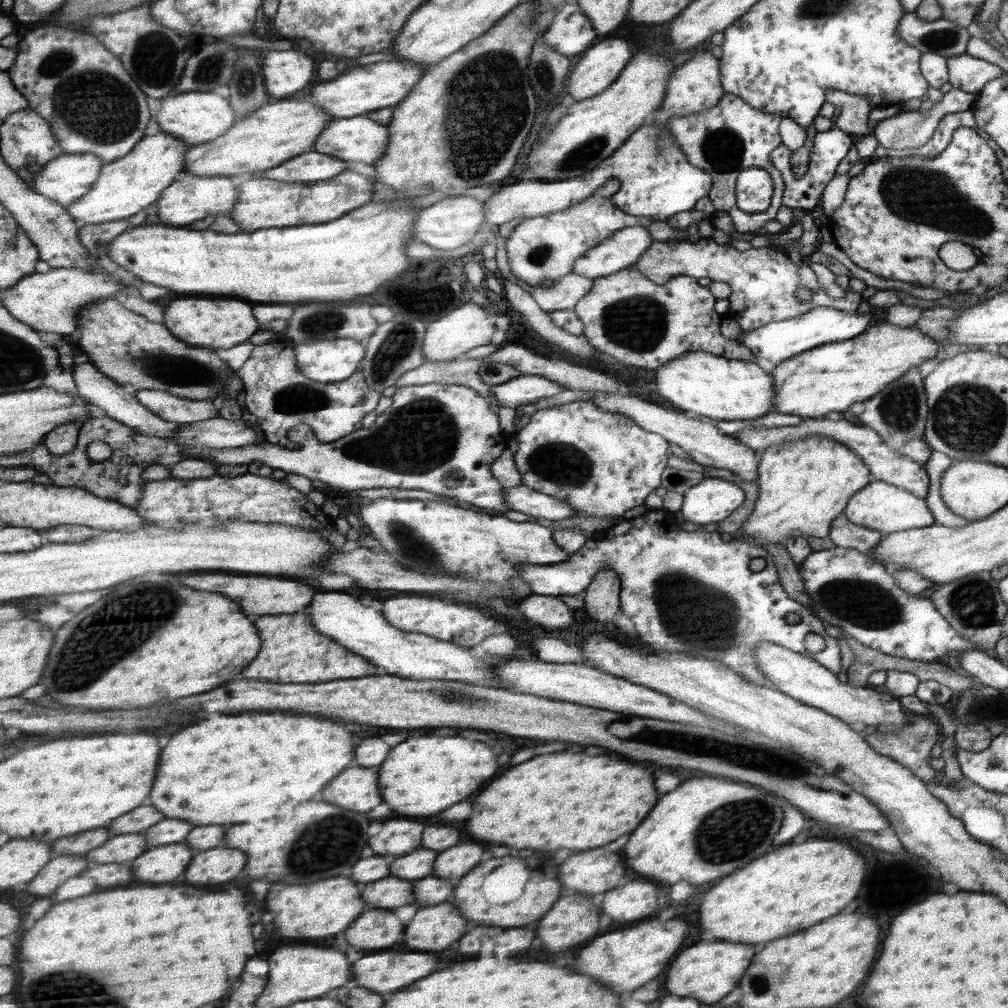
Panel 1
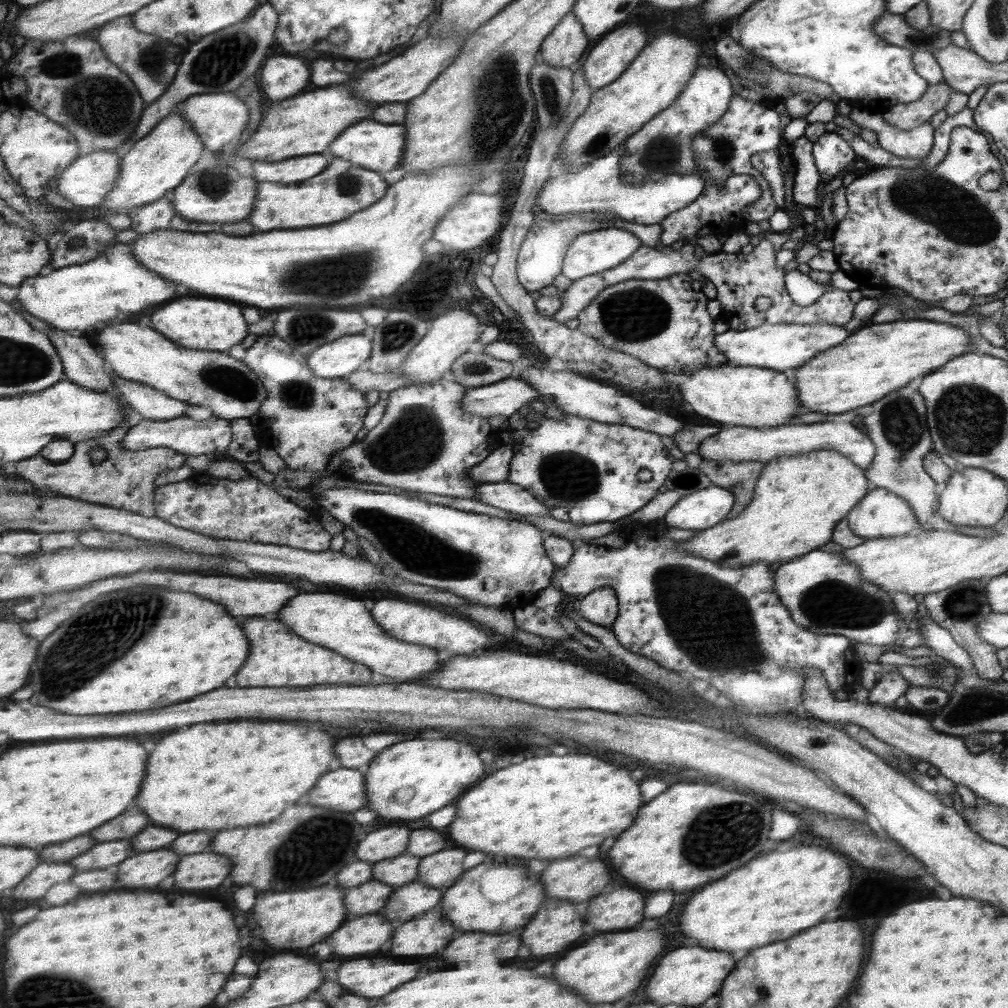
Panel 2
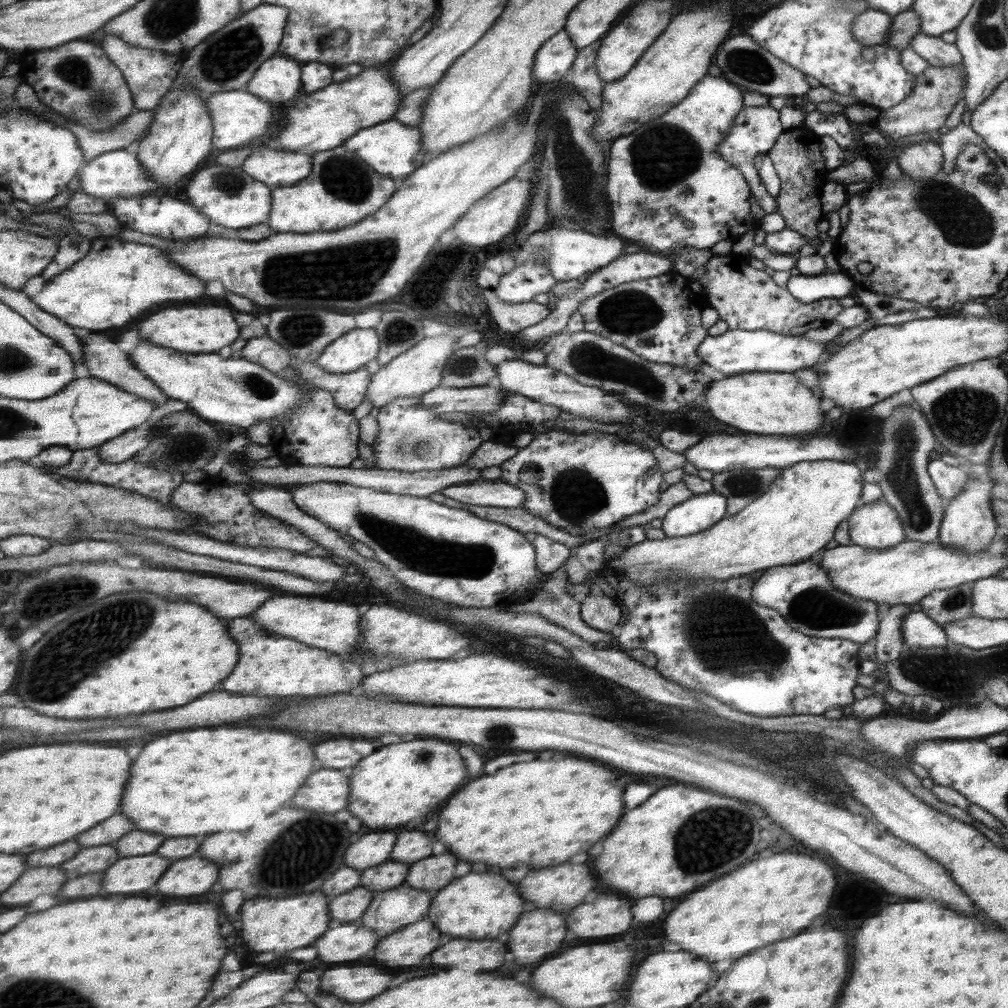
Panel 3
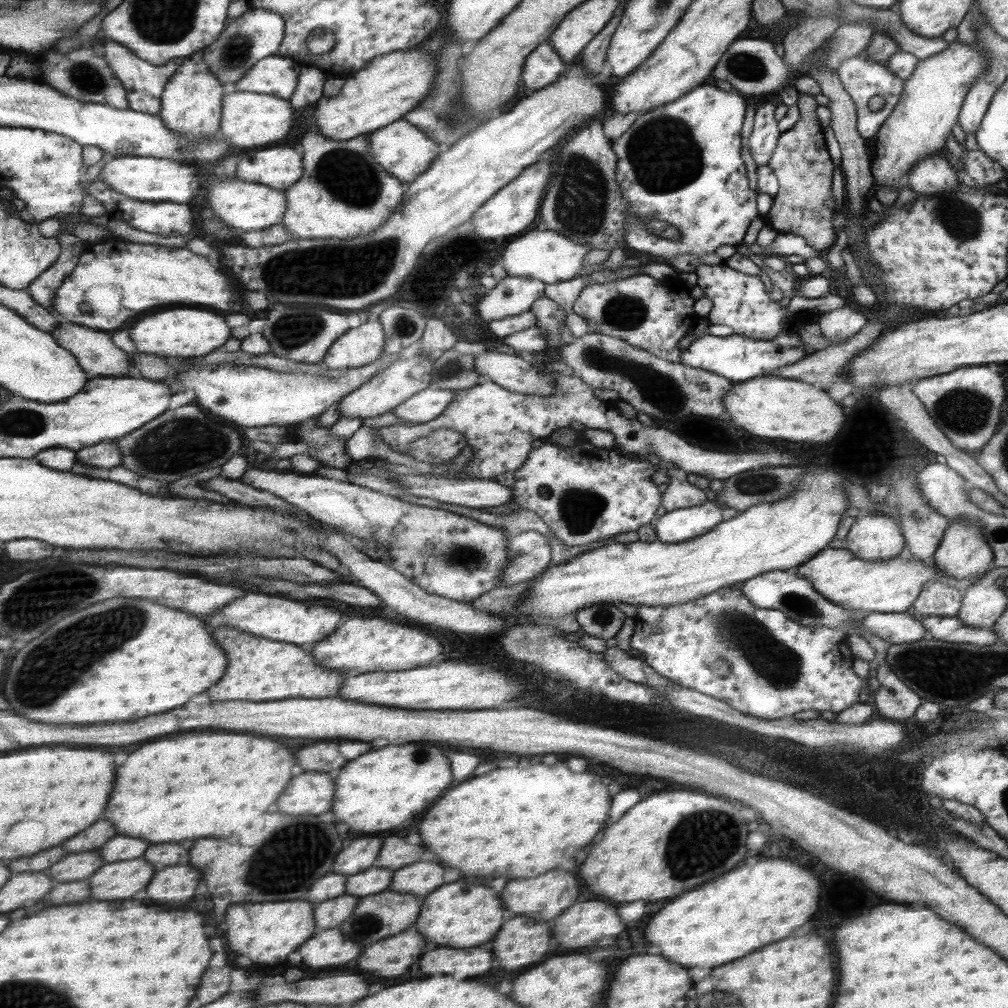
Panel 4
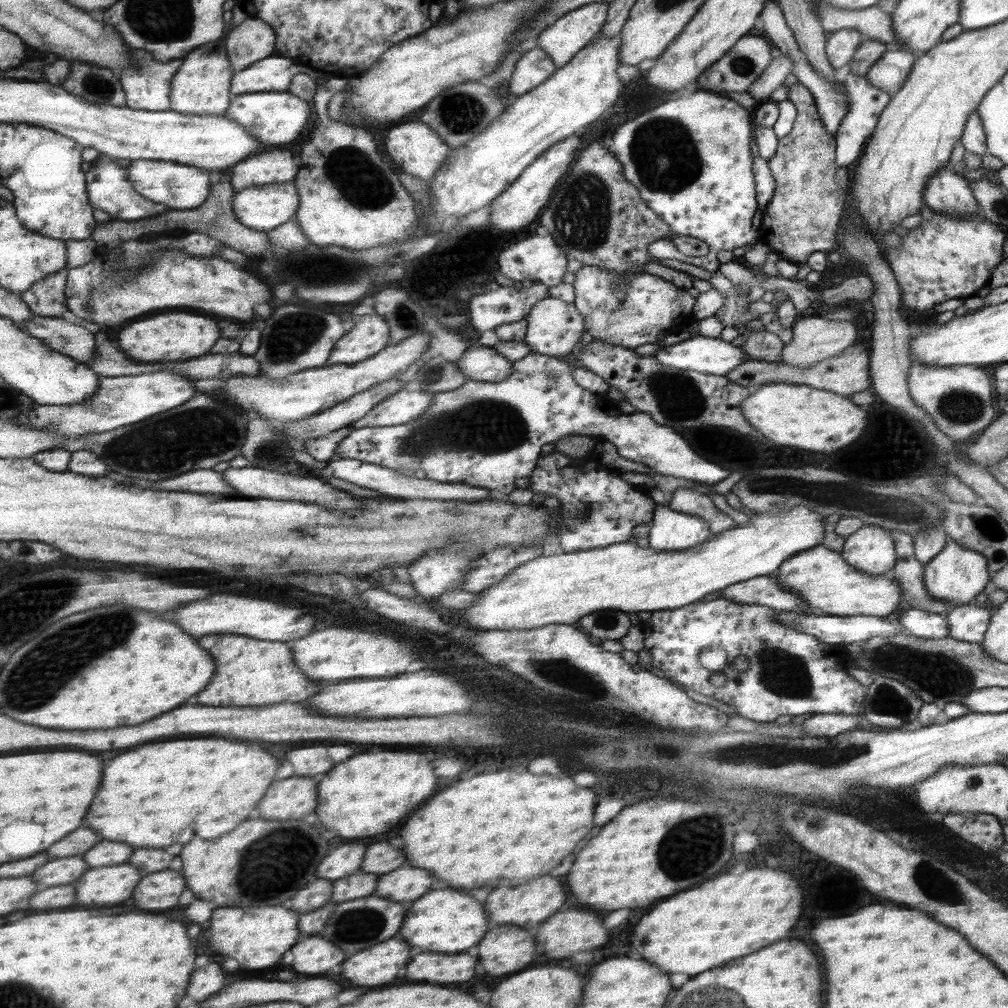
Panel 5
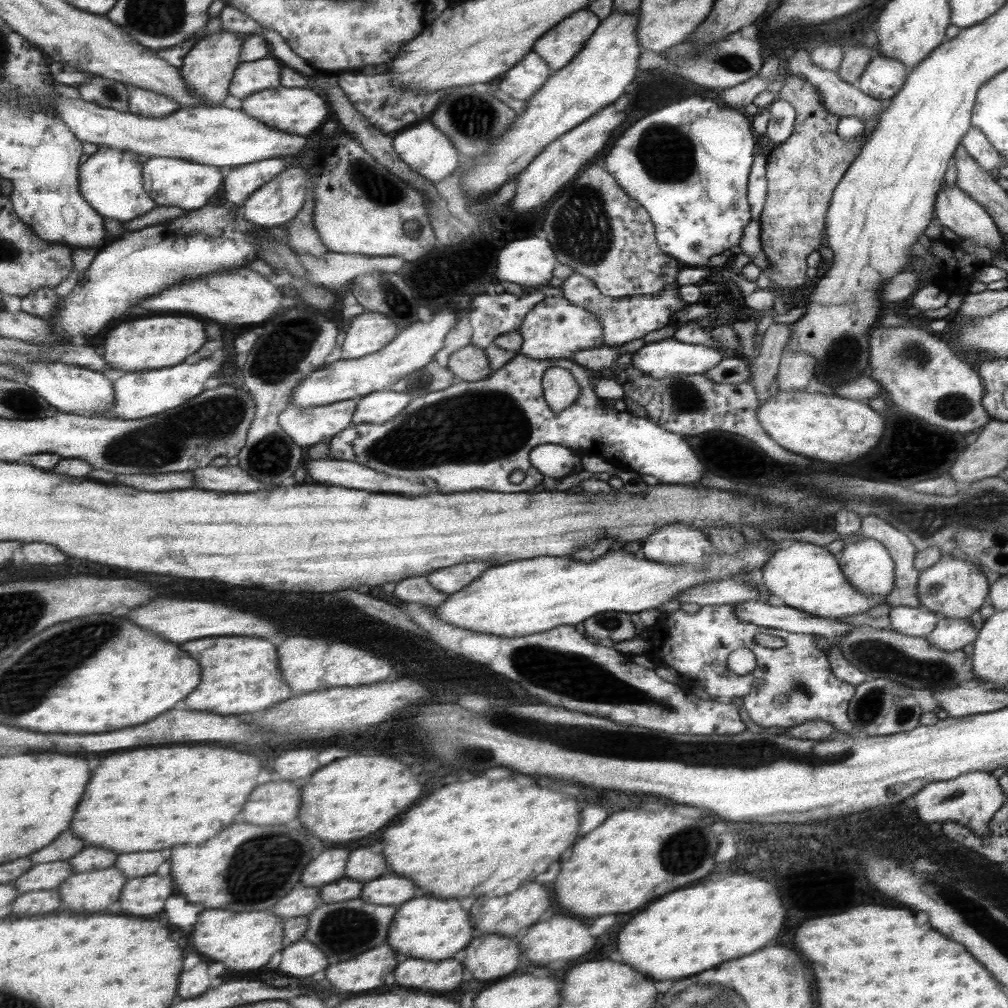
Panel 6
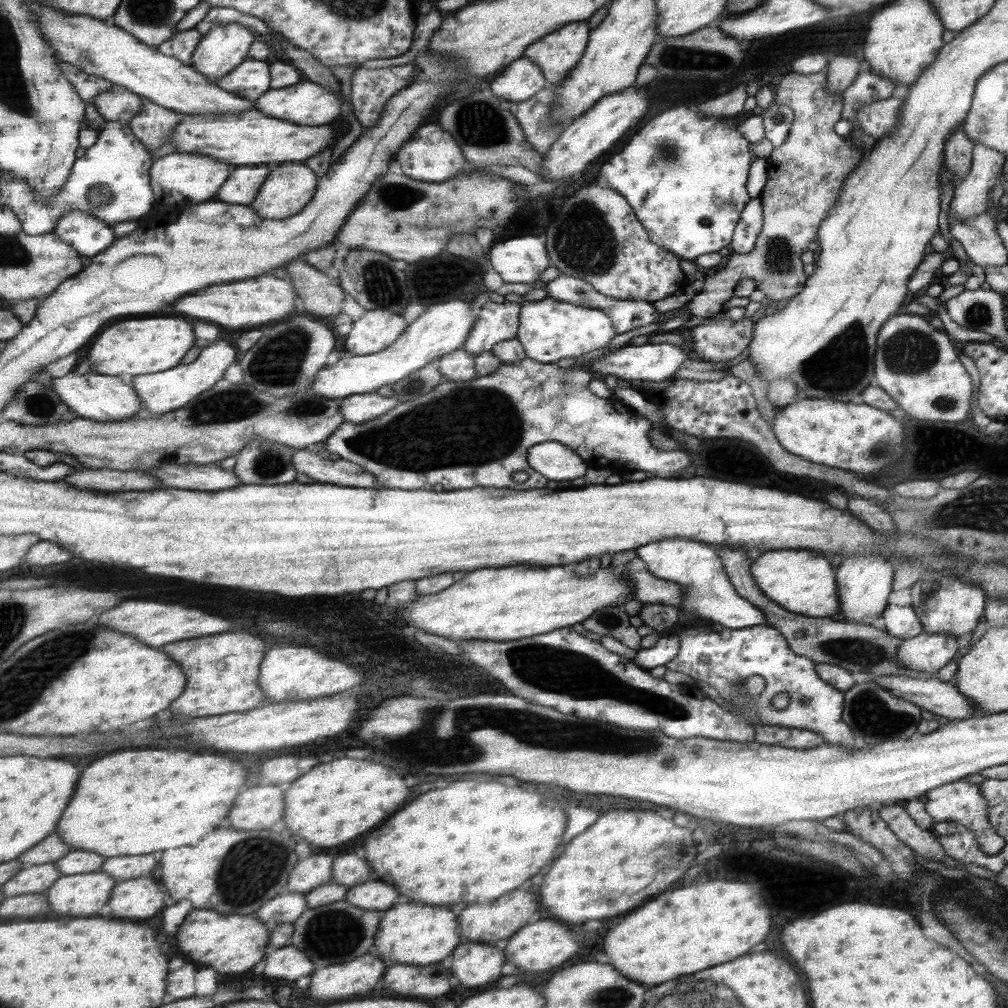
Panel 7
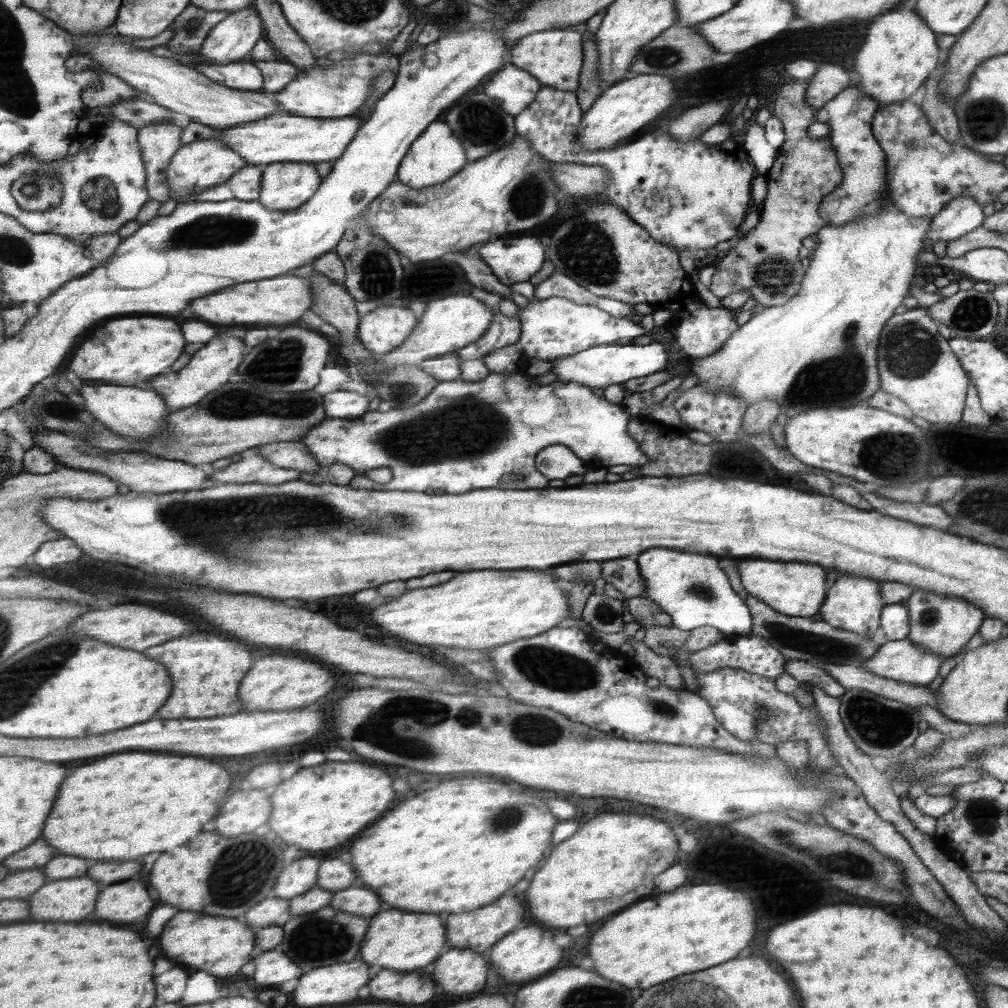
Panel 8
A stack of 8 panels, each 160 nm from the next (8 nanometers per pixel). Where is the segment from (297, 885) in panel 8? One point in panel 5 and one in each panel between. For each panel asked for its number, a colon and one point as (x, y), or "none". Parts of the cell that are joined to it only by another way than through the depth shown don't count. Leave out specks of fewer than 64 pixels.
5: (345, 861)
6: (330, 866)
7: (318, 870)

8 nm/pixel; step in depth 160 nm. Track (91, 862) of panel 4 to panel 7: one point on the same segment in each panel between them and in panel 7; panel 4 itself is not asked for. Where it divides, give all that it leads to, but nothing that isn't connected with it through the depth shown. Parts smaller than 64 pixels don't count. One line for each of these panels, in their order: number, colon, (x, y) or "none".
5: (65, 871)
6: (46, 876)
7: (36, 879)

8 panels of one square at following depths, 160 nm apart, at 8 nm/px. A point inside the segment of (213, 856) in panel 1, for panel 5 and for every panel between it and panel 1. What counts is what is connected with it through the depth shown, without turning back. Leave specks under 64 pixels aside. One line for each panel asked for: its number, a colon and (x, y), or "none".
2: (200, 871)
3: (194, 876)
4: (177, 884)
5: (158, 892)

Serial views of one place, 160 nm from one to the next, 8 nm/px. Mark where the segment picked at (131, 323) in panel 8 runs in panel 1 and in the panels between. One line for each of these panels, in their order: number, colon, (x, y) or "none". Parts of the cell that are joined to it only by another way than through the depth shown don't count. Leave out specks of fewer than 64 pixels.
1: (215, 324)
2: (198, 323)
3: (193, 330)
4: (187, 333)
5: (175, 337)
6: (153, 343)
7: (135, 347)

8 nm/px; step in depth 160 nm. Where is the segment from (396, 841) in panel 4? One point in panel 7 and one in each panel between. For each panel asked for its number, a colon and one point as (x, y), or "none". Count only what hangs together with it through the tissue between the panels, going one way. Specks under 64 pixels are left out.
5: (380, 858)
6: (364, 865)
7: (350, 870)

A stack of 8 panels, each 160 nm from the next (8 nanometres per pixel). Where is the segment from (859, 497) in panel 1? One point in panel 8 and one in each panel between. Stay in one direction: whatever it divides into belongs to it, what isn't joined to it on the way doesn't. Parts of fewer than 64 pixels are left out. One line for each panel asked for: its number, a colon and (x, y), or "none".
2: (880, 514)
3: (876, 525)
4: (877, 537)
5: (870, 550)
6: (866, 563)
7: (864, 581)
8: (852, 604)

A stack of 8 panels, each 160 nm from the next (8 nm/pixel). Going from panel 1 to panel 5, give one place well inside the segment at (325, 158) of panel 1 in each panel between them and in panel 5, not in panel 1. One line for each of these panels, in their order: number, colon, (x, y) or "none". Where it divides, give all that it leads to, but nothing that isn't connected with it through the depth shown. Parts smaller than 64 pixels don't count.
2: (293, 170)
3: (278, 168)
4: (280, 168)
5: (279, 167)

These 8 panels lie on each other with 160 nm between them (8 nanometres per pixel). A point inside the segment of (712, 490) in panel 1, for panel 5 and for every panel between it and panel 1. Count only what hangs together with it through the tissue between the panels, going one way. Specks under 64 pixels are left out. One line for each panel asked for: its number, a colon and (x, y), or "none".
2: (700, 510)
3: (698, 513)
4: (682, 524)
5: (670, 531)

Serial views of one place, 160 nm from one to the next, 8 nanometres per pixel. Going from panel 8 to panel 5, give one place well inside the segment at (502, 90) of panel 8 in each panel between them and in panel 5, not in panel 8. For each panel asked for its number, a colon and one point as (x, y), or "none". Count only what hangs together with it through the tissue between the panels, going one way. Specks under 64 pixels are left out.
5: (535, 67)
6: (524, 81)
7: (522, 79)

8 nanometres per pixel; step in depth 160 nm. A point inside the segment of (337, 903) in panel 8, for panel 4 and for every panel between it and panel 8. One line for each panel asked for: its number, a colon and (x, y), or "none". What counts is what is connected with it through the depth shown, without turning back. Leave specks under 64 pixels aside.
4: (421, 879)
5: (404, 884)
6: (392, 890)
7: (374, 895)

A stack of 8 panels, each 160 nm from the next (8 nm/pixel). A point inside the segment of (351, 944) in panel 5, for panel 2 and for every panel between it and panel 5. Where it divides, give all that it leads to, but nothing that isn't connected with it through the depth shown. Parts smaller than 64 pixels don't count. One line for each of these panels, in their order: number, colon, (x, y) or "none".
2: (406, 903)
3: (390, 910)
4: (378, 917)

